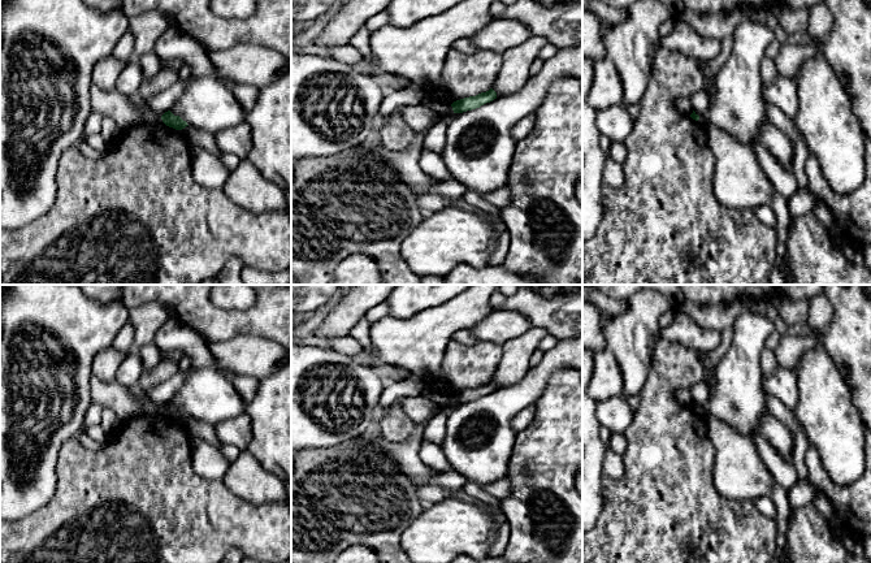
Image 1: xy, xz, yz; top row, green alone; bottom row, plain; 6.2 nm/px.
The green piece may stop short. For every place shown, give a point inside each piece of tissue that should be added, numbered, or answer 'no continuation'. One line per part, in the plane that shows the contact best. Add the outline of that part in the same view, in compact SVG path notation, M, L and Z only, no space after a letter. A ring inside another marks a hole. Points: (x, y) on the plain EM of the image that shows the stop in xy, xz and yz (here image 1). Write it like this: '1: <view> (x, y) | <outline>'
no continuation

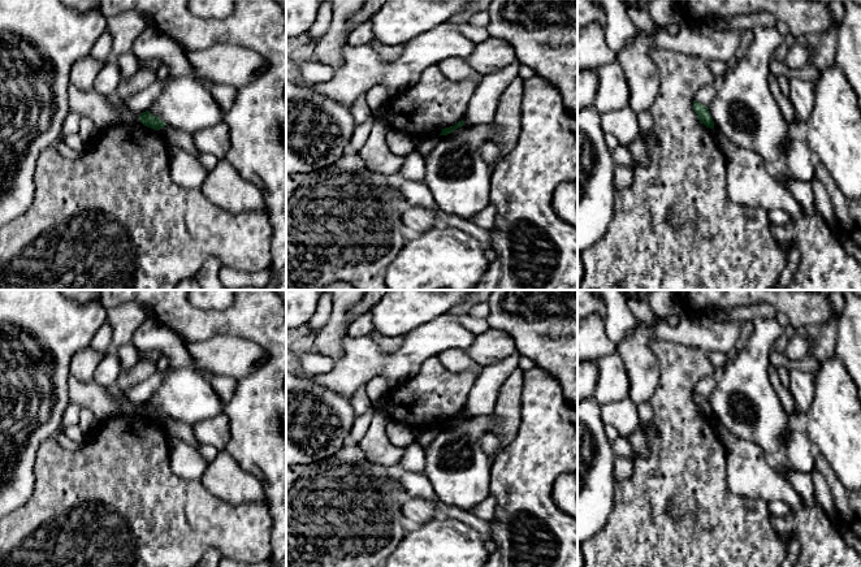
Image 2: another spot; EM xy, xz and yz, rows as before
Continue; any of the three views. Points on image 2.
no continuation

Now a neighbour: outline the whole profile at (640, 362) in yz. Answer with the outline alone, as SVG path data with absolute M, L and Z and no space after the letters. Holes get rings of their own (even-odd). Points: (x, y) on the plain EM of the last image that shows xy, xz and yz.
M639 321L626 339L616 346L629 377L628 397L637 406L649 402L658 381L657 356L650 350L653 339L656 339L653 325Z

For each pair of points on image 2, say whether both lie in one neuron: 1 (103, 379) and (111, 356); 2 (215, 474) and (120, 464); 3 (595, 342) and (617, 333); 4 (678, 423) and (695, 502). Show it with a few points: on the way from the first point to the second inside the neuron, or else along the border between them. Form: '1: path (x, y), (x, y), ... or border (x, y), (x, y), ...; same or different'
1: path (107, 373), (111, 362); same
2: border (200, 480), (215, 494), (228, 497); different
3: border (604, 317), (606, 334), (617, 345); different
4: path (683, 442), (686, 448), (686, 483); same

